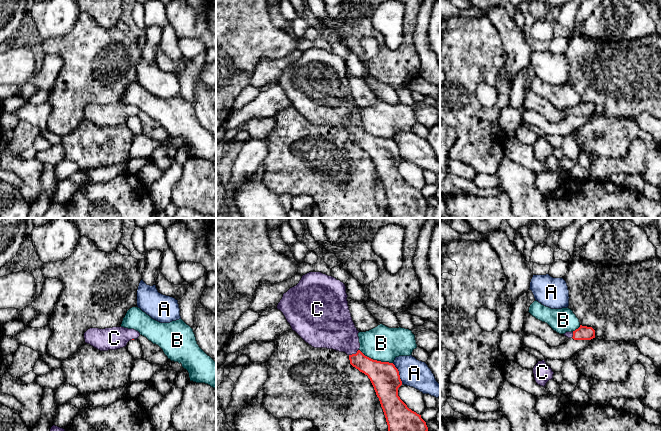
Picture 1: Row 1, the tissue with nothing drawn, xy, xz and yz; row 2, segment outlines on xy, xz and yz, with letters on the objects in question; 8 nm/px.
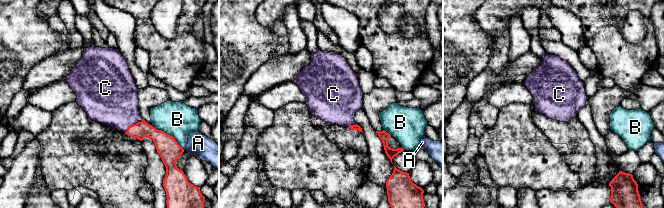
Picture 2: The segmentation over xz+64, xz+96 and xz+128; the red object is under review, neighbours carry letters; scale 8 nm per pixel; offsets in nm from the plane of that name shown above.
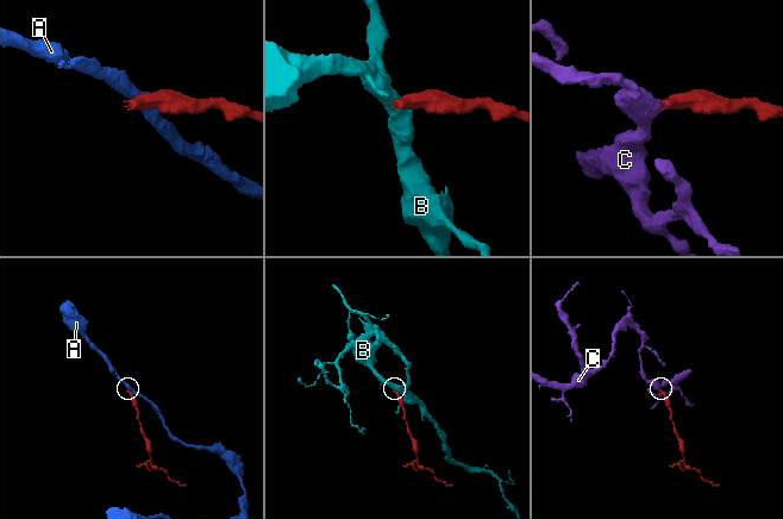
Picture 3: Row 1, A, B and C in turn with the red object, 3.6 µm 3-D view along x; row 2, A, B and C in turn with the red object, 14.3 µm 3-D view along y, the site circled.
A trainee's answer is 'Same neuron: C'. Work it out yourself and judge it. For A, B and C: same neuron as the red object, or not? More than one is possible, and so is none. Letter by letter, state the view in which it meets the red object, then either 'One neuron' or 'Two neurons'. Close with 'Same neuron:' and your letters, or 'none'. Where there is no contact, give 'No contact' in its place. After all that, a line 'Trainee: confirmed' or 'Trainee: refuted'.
A: Touches red in xz. Two neurons
B: Touches red in xz. Two neurons
C: Touches red in xz. One neuron
Same neuron: C
Trainee: confirmed

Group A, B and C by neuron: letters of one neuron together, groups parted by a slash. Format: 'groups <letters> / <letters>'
groups A / B / C

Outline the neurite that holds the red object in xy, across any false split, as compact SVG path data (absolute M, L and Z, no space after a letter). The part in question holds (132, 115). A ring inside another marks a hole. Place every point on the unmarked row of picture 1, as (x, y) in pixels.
M124 103L90 104L84 109L85 119L100 127L126 123L130 116L138 115L139 112L138 107Z

